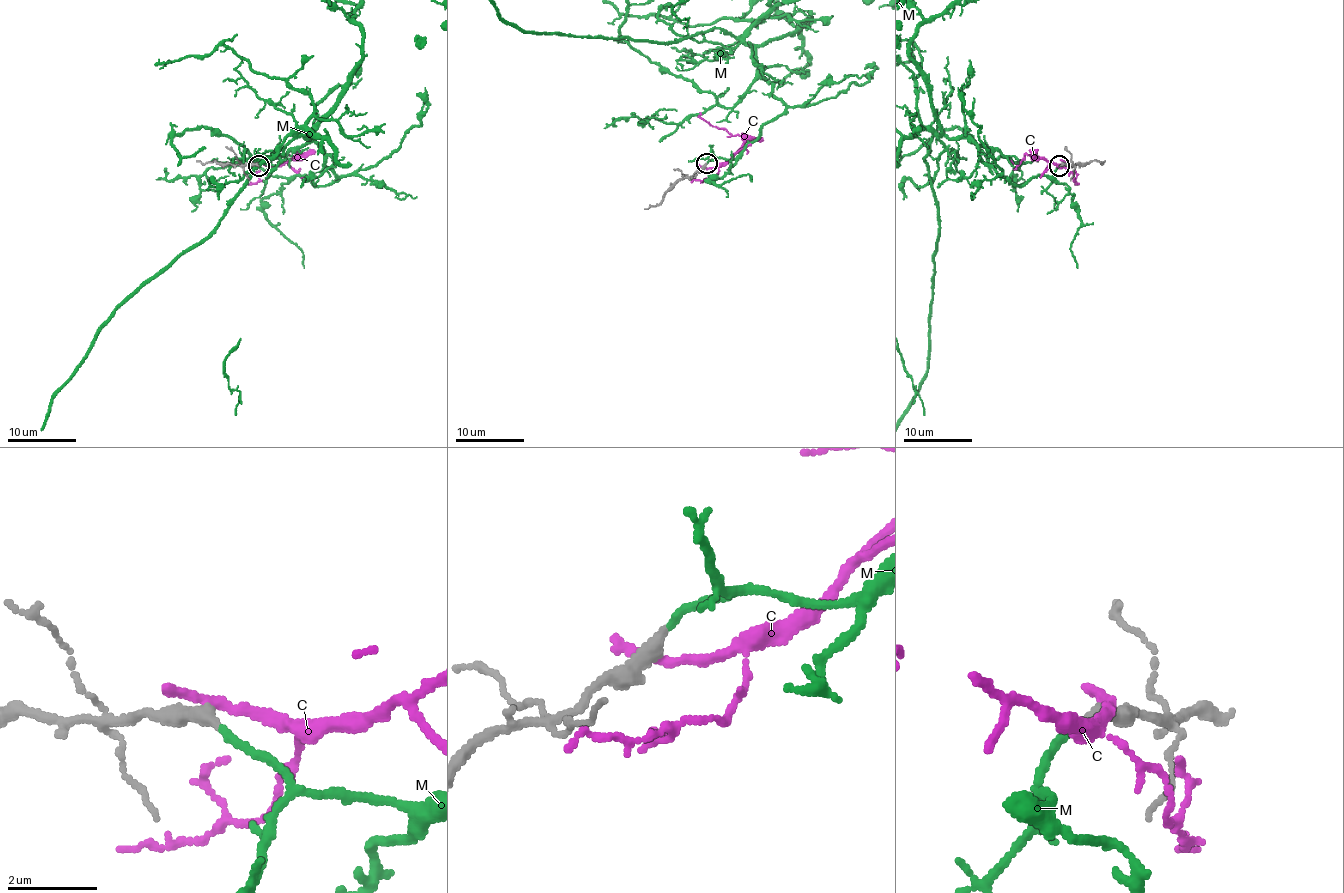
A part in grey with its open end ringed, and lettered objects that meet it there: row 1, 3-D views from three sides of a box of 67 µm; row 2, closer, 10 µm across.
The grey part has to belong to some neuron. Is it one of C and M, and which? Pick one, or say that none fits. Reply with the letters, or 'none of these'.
M

